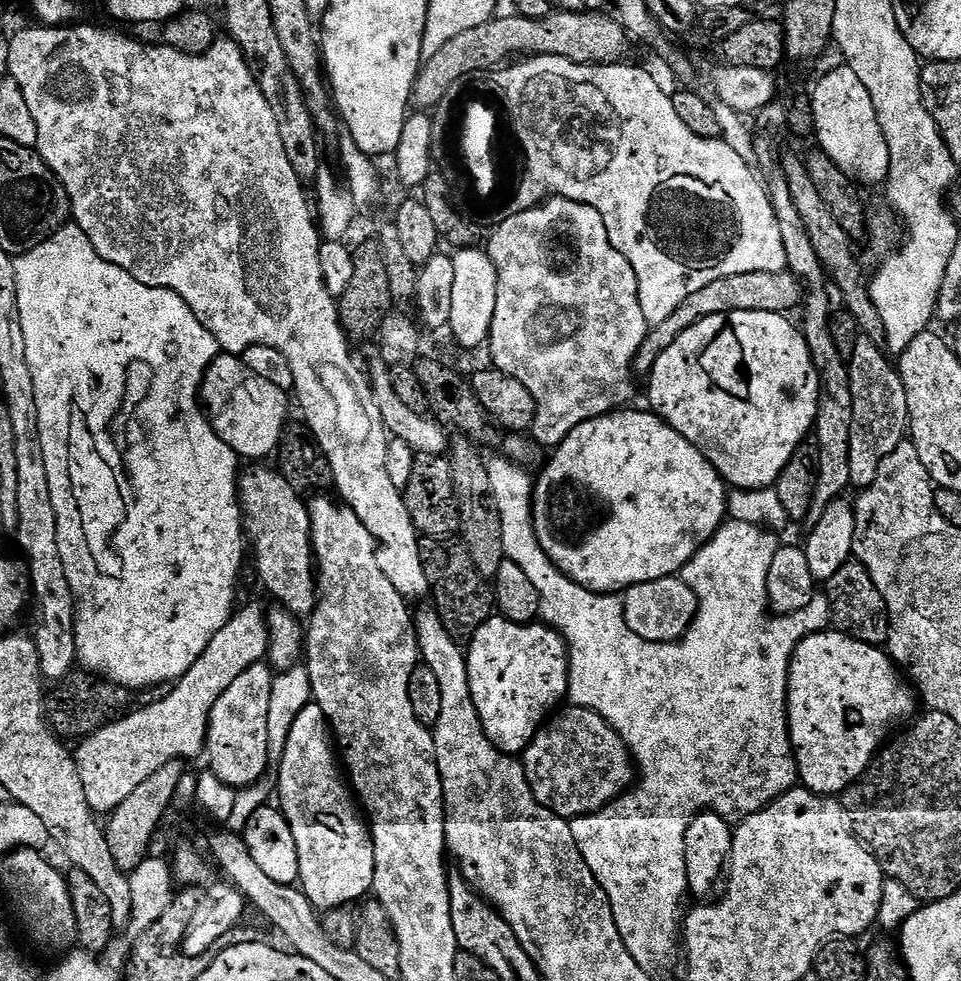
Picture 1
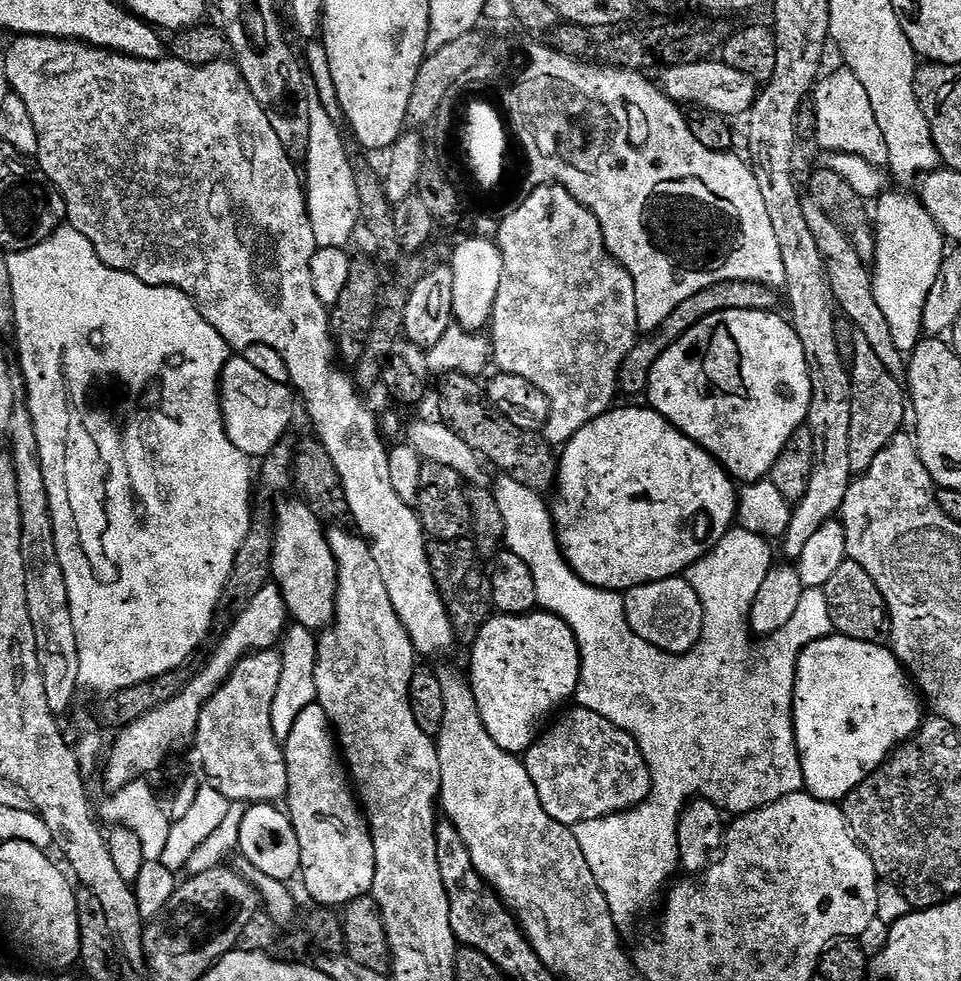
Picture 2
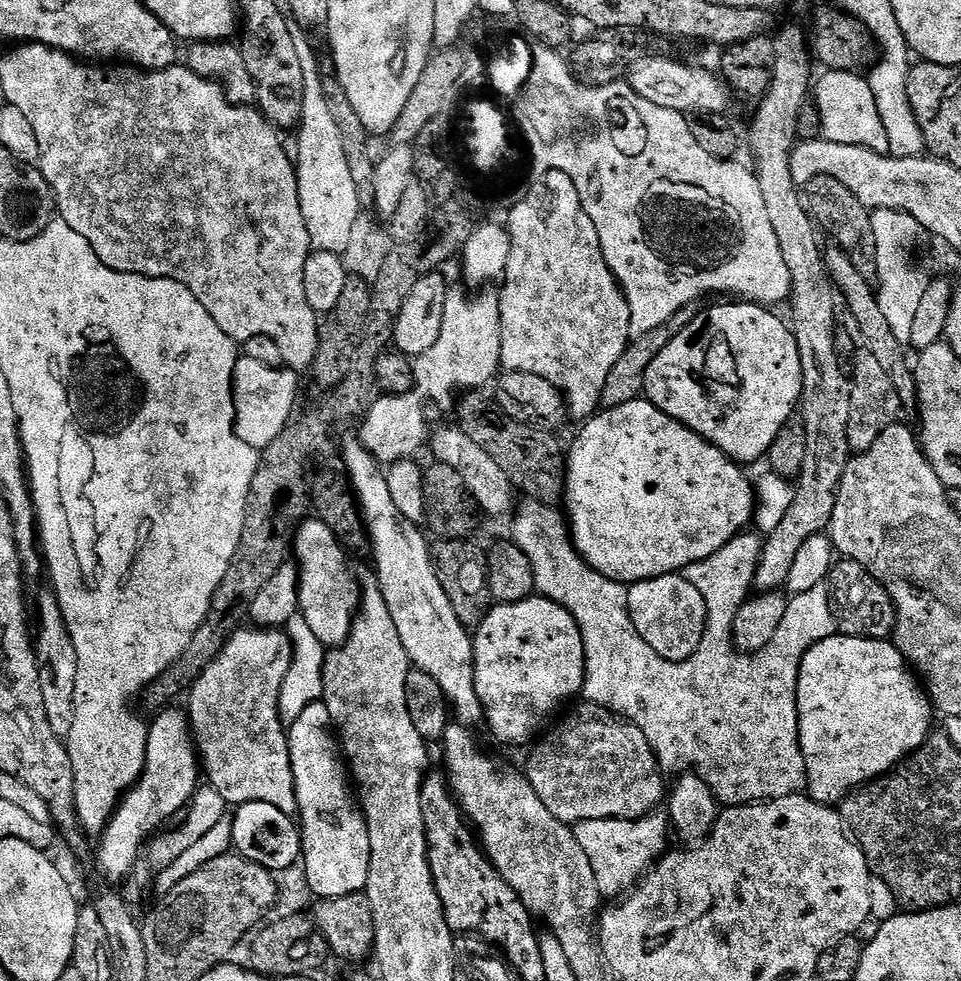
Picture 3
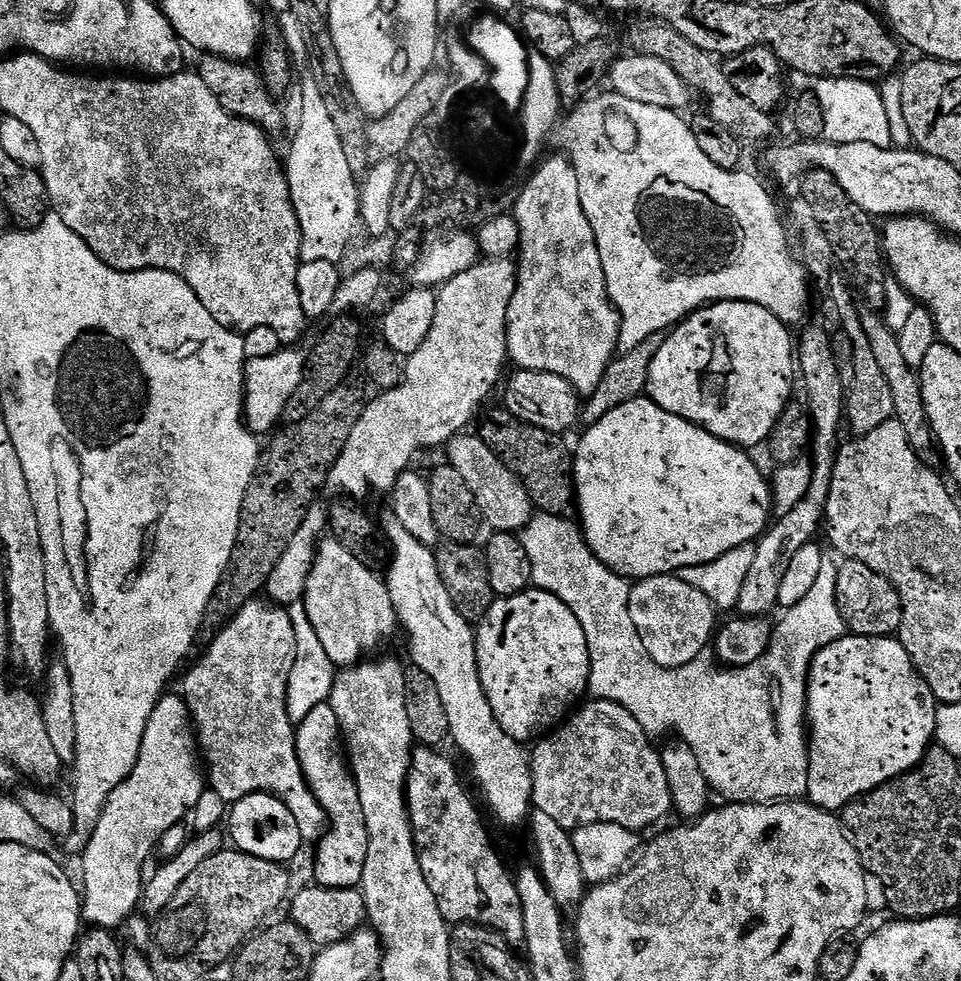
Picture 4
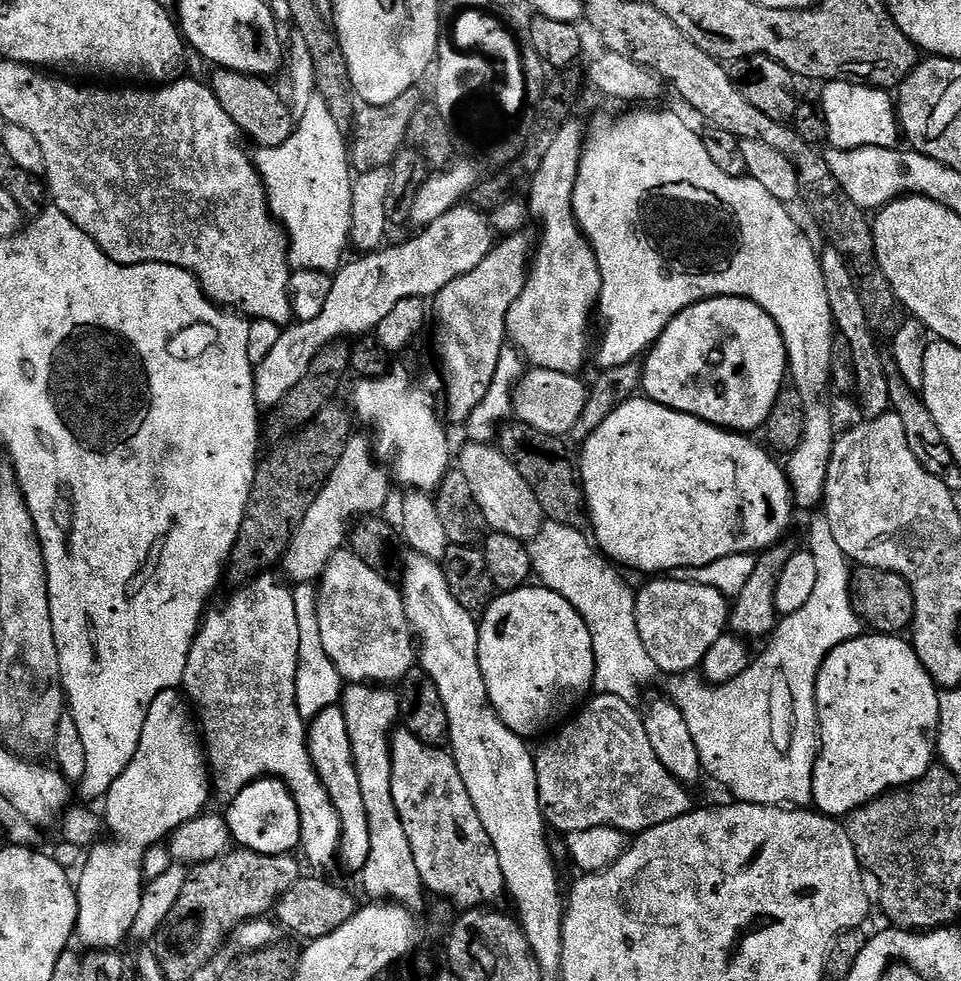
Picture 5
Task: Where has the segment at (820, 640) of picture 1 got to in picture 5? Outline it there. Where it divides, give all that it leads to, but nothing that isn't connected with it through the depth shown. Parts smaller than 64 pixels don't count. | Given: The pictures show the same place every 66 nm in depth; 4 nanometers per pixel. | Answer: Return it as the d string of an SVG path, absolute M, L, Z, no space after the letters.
M896 634L858 635L837 646L818 670L818 751L812 771L812 804L825 816L847 817L848 813L877 800L885 792L913 784L933 767L937 755L941 693L911 643L900 639L904 638Z

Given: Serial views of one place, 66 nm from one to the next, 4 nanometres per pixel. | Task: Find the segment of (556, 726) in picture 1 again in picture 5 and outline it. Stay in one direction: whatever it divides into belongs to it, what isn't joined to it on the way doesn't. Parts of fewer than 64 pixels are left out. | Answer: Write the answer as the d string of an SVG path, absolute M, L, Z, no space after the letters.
M593 695L563 725L565 728L557 736L549 735L543 741L545 744L540 749L535 749L538 798L544 811L544 819L551 827L553 824L561 834L591 828L617 828L625 834L639 834L693 811L694 803L692 804L692 796L688 793L691 791L678 783L668 773L666 766L662 766L662 762L658 762L654 746L650 746L650 738L646 738L641 713L636 713L632 708L635 707L629 701L617 696Z

